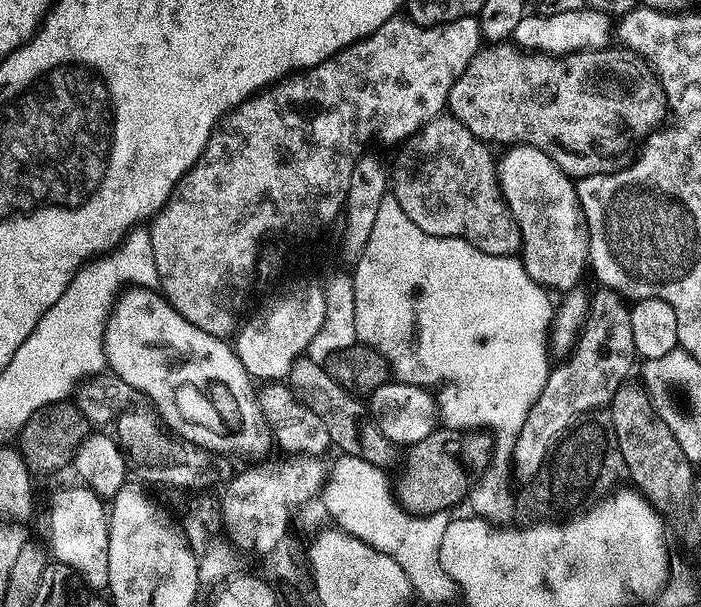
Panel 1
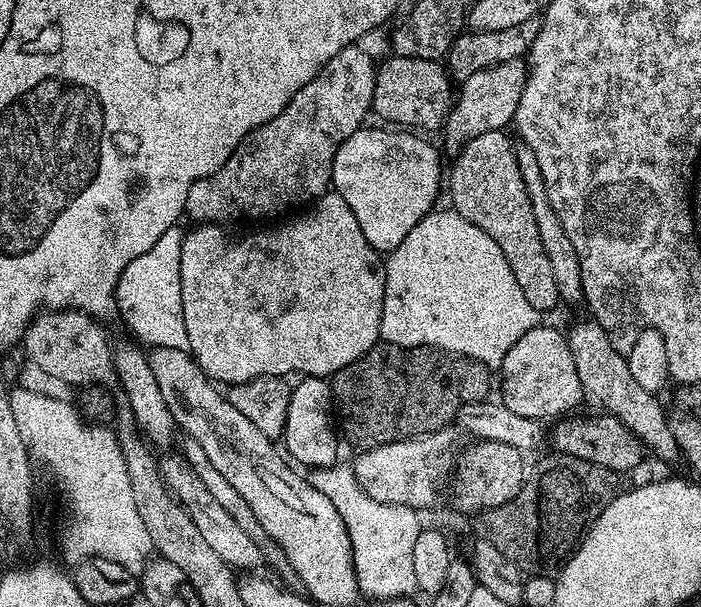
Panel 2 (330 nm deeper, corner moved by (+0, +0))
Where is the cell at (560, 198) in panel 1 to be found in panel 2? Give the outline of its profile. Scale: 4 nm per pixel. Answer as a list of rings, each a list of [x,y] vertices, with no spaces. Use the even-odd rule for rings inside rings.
[[[507,131],[478,134],[466,144],[459,156],[451,161],[452,177],[447,177],[446,192],[452,195],[451,207],[466,222],[474,222],[506,254],[514,279],[522,289],[526,302],[534,310],[547,314],[555,304],[561,303],[558,285],[554,283],[554,270],[546,250],[542,247],[542,234],[538,234],[538,222],[534,222],[534,210],[526,192],[526,182],[522,180],[522,170],[518,170],[516,144],[508,137]]]

